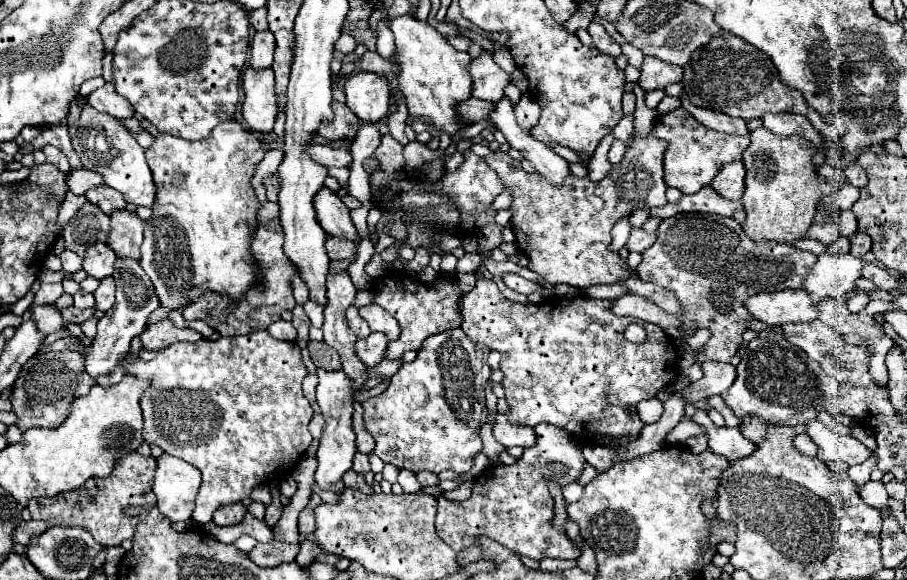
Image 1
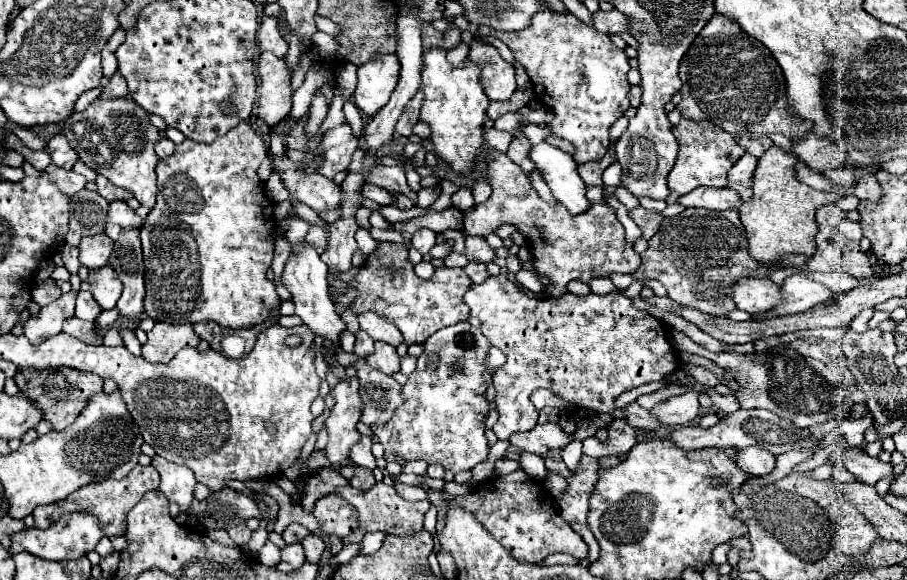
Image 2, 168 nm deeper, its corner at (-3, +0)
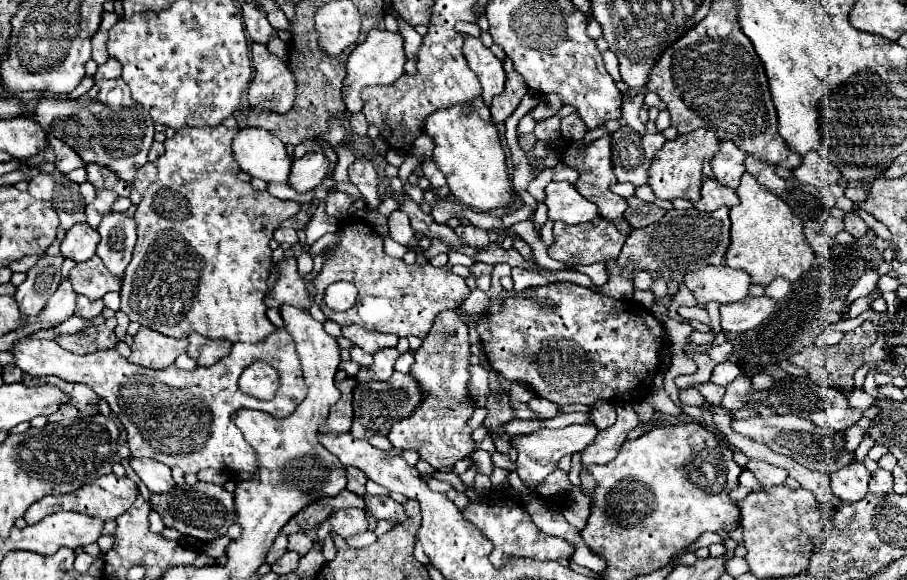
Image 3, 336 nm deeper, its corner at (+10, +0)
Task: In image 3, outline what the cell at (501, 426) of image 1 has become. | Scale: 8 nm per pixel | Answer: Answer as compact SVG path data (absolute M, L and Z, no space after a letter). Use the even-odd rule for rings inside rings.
M572 424L572 426L566 426L562 430L552 430L552 428L538 428L536 432L532 434L526 434L526 436L512 436L510 438L510 446L518 452L518 476L522 478L522 482L526 484L528 490L534 490L542 480L544 476L552 474L558 466L558 460L566 454L574 454L574 452L582 452L594 438L596 438L596 432L598 428L594 424Z

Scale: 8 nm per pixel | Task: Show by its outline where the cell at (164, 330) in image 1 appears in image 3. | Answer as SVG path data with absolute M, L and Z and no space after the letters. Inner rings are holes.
M140 326L130 348L132 348L132 354L128 358L130 362L134 362L138 366L160 370L160 368L166 368L168 364L172 364L176 360L176 356L186 352L188 340L168 338L160 332L152 332L146 326Z

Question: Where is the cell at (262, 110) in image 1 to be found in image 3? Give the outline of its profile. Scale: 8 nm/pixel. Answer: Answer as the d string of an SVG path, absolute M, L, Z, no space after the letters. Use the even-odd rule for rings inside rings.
M252 44L250 52L254 62L254 80L248 90L250 108L274 114L288 112L296 86L286 62L270 54L262 44Z

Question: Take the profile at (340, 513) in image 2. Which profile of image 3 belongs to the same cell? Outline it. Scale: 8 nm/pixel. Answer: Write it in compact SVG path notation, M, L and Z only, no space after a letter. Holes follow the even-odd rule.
M342 508L338 512L332 512L328 522L332 526L332 532L336 532L342 538L352 534L362 534L368 528L366 514L364 510L358 510L358 508Z

